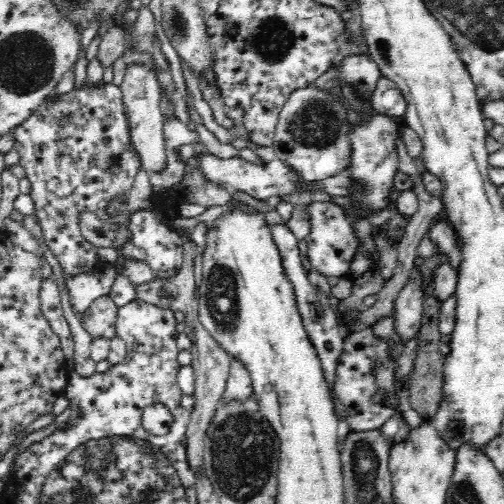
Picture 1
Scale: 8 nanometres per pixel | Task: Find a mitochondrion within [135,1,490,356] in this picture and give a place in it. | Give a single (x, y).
(317, 122)

